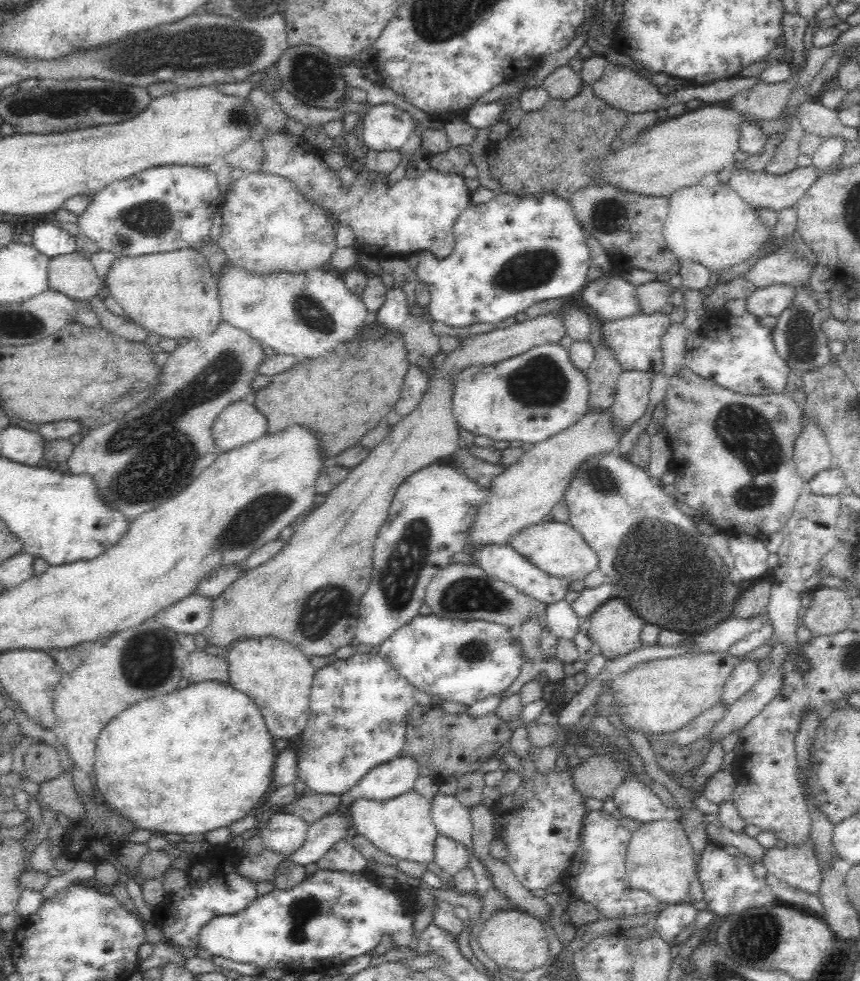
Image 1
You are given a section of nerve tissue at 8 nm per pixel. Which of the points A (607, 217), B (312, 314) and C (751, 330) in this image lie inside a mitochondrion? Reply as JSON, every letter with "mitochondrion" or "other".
{"A":"mitochondrion","B":"mitochondrion","C":"other"}

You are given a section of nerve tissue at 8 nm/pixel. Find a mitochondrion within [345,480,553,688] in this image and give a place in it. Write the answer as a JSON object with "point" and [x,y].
{"point":[397,579]}

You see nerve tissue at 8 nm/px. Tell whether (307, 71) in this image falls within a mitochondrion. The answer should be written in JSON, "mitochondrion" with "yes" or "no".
{"mitochondrion":"yes"}

